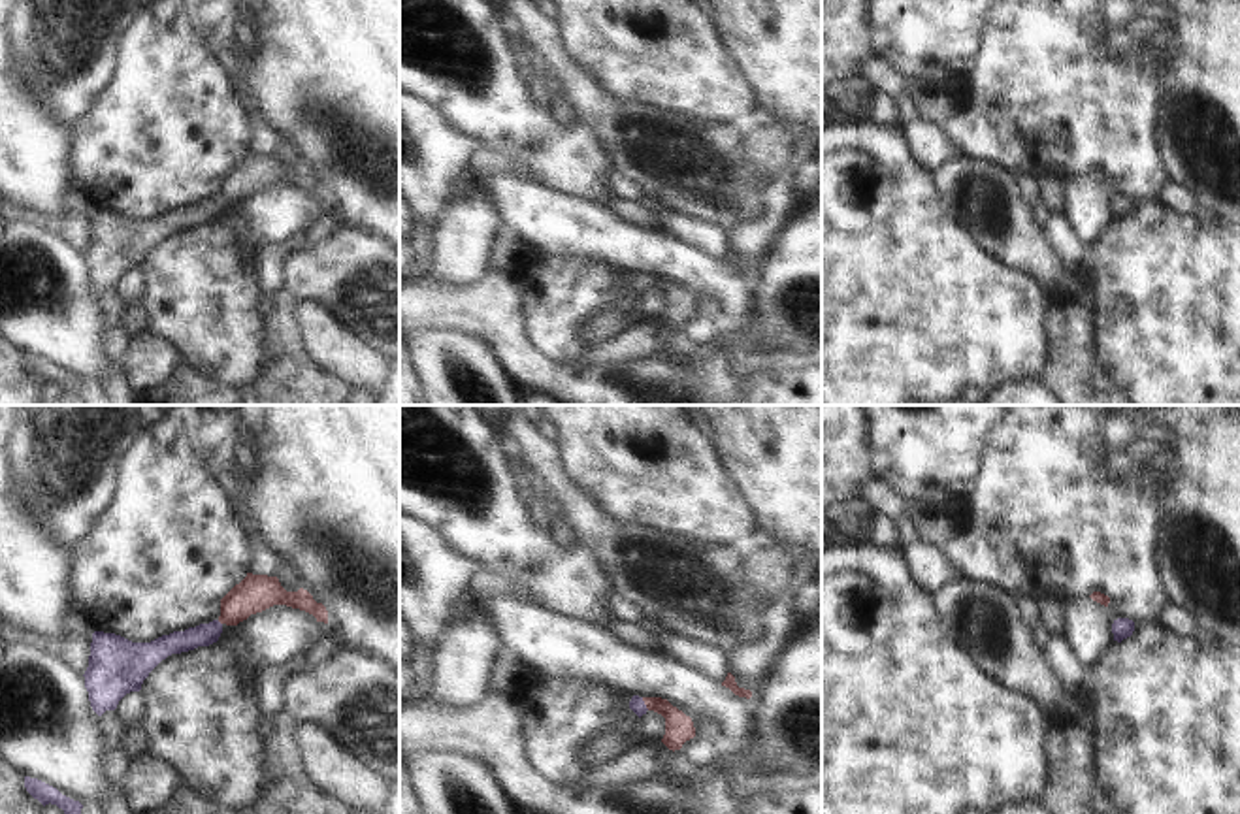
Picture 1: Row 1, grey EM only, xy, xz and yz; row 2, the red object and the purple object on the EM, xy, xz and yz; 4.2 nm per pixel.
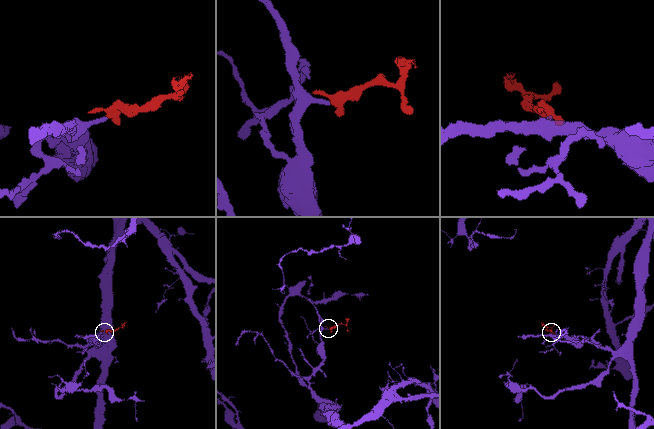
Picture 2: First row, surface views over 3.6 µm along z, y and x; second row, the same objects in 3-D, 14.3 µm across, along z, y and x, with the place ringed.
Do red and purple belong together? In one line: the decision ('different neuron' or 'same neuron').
same neuron

